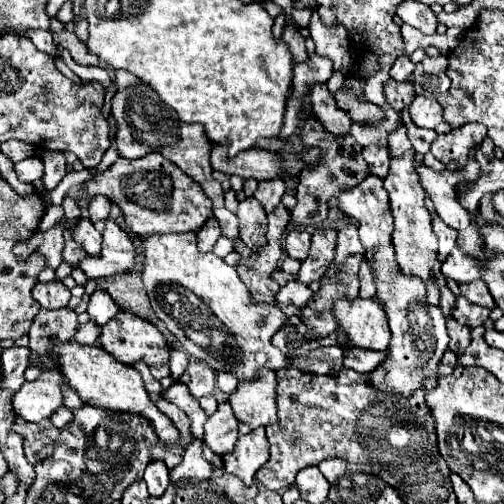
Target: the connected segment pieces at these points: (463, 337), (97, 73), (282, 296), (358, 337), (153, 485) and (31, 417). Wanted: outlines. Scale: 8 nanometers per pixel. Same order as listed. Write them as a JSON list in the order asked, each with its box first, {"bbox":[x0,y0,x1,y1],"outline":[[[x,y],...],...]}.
[{"bbox":[383,127,471,353],"outline":[[[399,127],[399,129],[389,133],[387,149],[389,149],[389,155],[391,155],[391,169],[389,169],[389,175],[383,179],[383,183],[385,183],[385,189],[389,193],[391,213],[393,213],[393,219],[395,219],[393,247],[397,251],[397,261],[401,263],[403,271],[409,271],[409,275],[421,275],[421,279],[425,279],[425,283],[431,277],[437,279],[437,285],[441,289],[441,305],[439,307],[447,315],[447,333],[451,337],[449,349],[453,353],[461,353],[471,343],[471,335],[469,335],[469,327],[457,323],[449,315],[449,311],[455,305],[455,295],[445,285],[445,277],[439,271],[441,263],[437,261],[437,237],[435,237],[435,233],[431,229],[429,211],[425,209],[425,189],[421,187],[419,175],[415,173],[415,151],[411,147],[411,141],[407,139],[407,129],[405,127]]]},{"bbox":[61,49,111,87],"outline":[[[67,49],[61,51],[61,59],[65,61],[65,65],[81,79],[81,81],[101,81],[105,83],[105,87],[111,85],[111,77],[103,67],[95,67],[95,65],[79,65],[73,61],[71,53]]]},{"bbox":[277,281,313,309],"outline":[[[289,281],[277,293],[277,303],[295,305],[295,307],[303,309],[307,305],[307,301],[311,299],[311,295],[313,295],[313,291],[309,289],[309,285],[303,285],[303,283],[297,283],[297,281]]]},{"bbox":[335,299,389,351],"outline":[[[339,299],[335,303],[339,327],[349,335],[355,347],[385,351],[389,345],[389,327],[383,307],[375,299]]]},{"bbox":[143,461,171,497],"outline":[[[153,461],[153,463],[149,463],[149,467],[145,469],[143,481],[147,483],[147,489],[149,489],[149,495],[151,495],[151,497],[161,497],[161,495],[167,491],[167,487],[171,485],[169,469],[167,469],[165,463],[161,463],[161,461]]]},{"bbox":[11,369,63,423],"outline":[[[57,369],[43,371],[35,381],[25,381],[21,389],[11,397],[13,411],[27,423],[39,423],[49,419],[55,409],[63,405],[61,397],[61,373]]]}]

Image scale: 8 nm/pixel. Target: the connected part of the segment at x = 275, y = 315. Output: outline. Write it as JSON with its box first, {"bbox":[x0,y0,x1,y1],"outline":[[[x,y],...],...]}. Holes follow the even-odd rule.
{"bbox":[137,231,343,381],"outline":[[[193,231],[181,235],[153,233],[137,239],[141,241],[141,277],[151,301],[151,309],[181,341],[189,357],[209,363],[215,371],[231,371],[239,381],[255,379],[259,375],[259,369],[275,371],[287,365],[295,365],[305,373],[333,377],[341,371],[343,351],[337,345],[319,347],[307,357],[287,357],[277,347],[273,347],[269,339],[287,321],[285,313],[277,305],[253,305],[249,299],[249,289],[241,283],[235,267],[227,265],[211,251],[201,253],[197,249],[197,239]],[[213,319],[219,319],[223,333],[213,331]],[[259,321],[265,321],[265,325],[259,327]]]}

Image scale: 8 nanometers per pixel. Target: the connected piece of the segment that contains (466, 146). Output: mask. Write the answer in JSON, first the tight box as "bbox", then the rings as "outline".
{"bbox":[431,123,487,165],"outline":[[[467,123],[465,127],[439,135],[431,143],[431,153],[443,163],[457,159],[459,165],[465,165],[469,149],[481,143],[485,137],[487,137],[487,129],[481,123]]]}

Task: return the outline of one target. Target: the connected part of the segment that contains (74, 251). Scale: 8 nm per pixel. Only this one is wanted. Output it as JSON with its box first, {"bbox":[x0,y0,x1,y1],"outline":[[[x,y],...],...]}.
{"bbox":[63,229,87,263],"outline":[[[71,229],[63,231],[63,241],[65,241],[65,247],[63,247],[63,261],[65,263],[77,263],[77,259],[81,259],[81,255],[87,255],[85,251],[81,251],[81,245],[73,241]]]}

